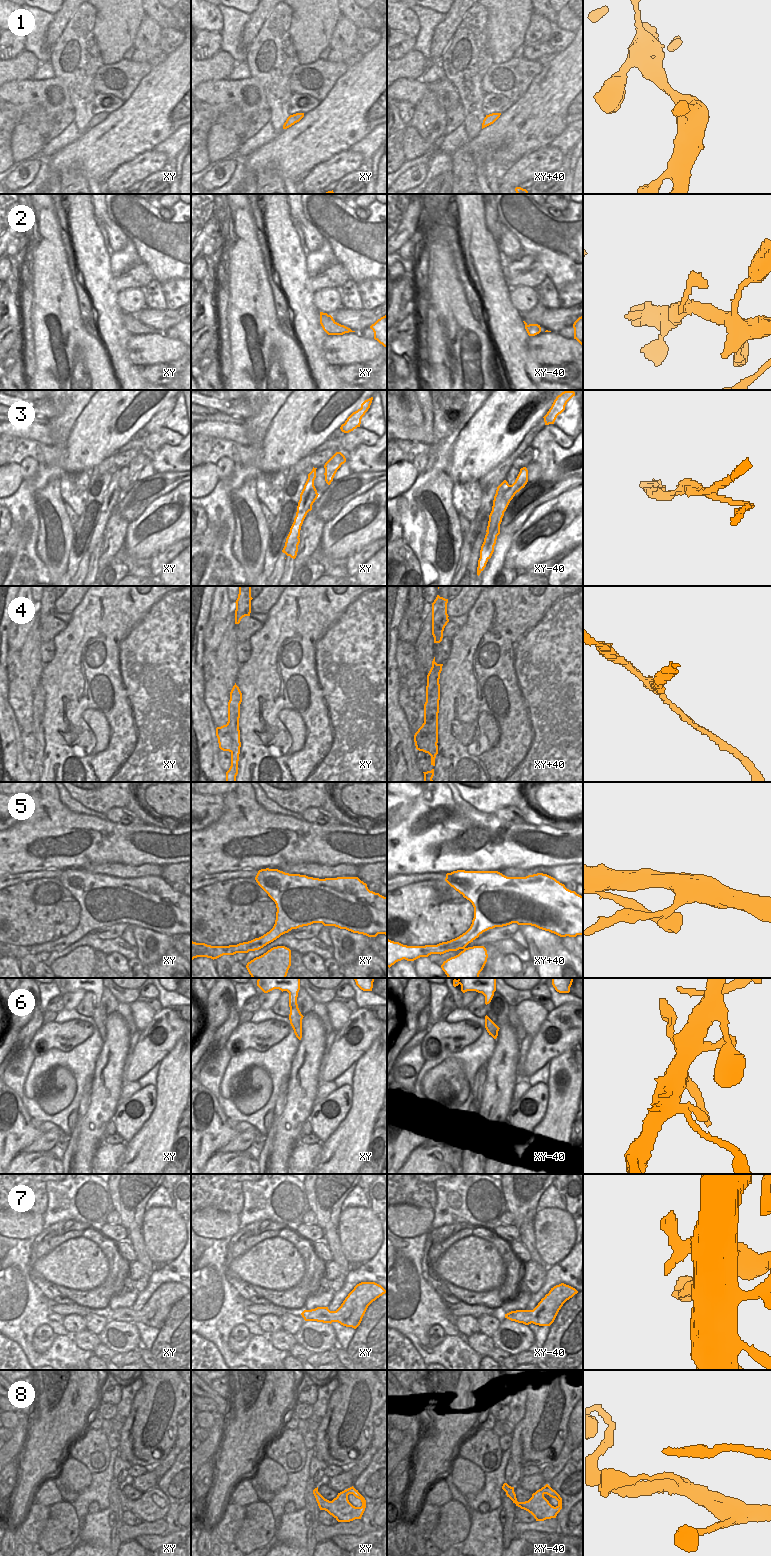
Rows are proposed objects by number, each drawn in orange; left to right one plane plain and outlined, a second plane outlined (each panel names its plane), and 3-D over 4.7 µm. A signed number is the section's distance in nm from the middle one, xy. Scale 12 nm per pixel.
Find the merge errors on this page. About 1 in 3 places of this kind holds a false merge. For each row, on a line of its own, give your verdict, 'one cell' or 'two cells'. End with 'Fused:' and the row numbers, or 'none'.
1: one cell
2: one cell
3: two cells
4: two cells
5: one cell
6: two cells
7: one cell
8: one cell
Fused: 3, 4, 6

